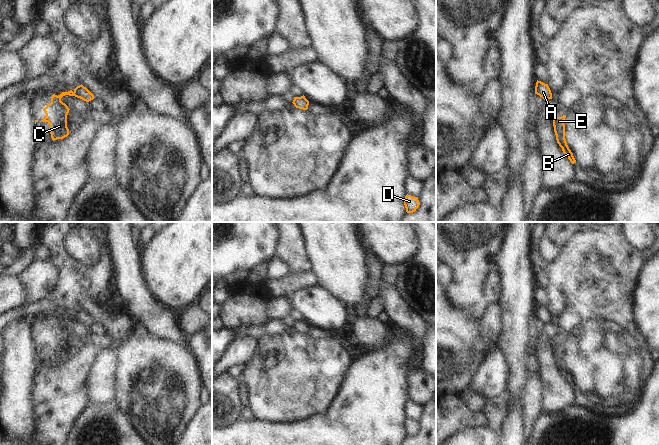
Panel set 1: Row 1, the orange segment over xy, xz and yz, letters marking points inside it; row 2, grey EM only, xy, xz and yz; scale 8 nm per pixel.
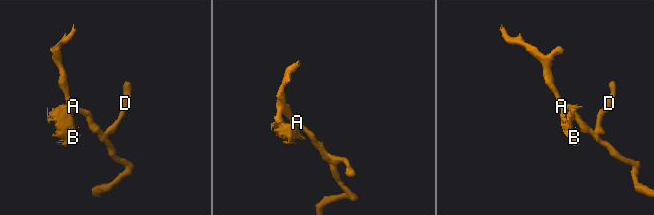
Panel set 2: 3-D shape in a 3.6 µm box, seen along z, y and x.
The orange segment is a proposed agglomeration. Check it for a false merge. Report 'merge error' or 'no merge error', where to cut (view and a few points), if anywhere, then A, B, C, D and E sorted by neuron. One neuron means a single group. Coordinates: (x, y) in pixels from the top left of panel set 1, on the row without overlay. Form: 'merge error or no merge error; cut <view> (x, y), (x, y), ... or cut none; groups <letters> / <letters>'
merge error; cut xy (72, 316), (74, 319); groups A D / B C E

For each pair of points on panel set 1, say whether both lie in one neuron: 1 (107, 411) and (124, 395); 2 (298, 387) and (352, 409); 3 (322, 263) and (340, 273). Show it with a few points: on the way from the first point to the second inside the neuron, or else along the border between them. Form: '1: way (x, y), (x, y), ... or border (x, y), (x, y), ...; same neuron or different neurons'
1: border (113, 400), (127, 414); different neurons
2: border (341, 379), (327, 409), (313, 415); different neurons
3: way (326, 263), (330, 263), (336, 269); same neuron

